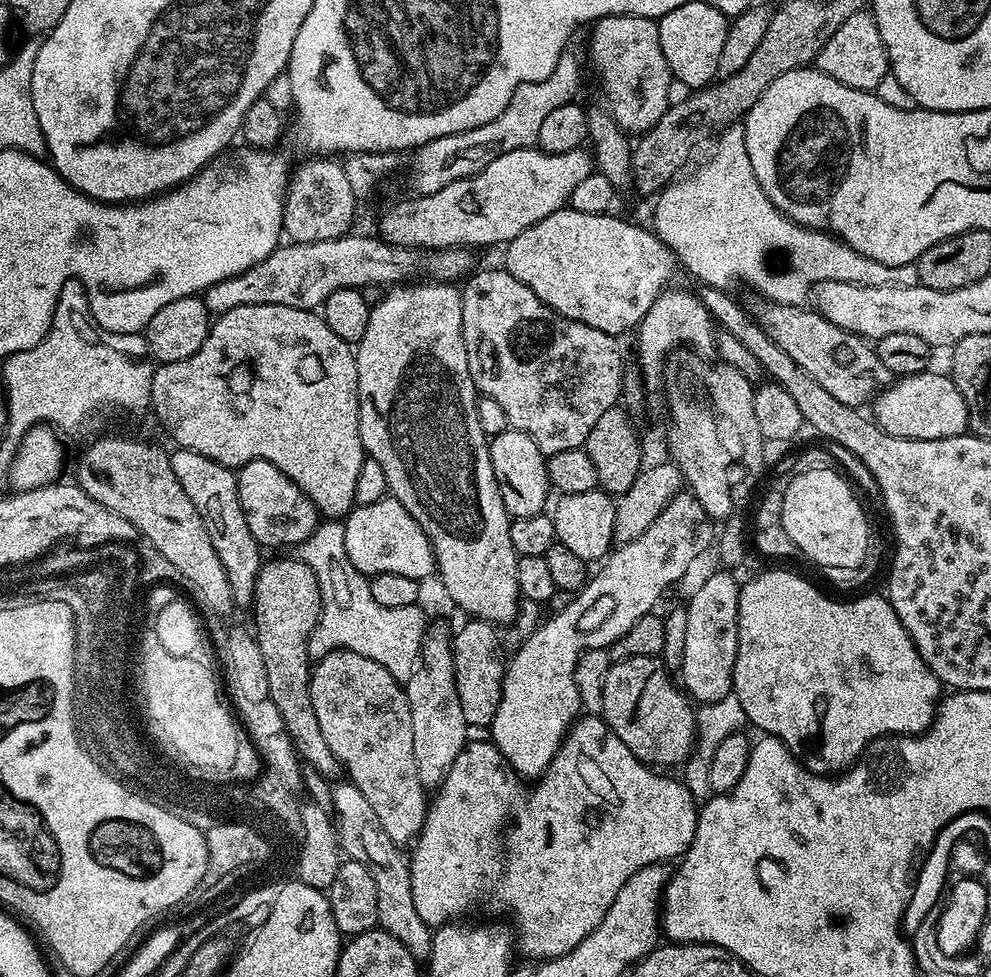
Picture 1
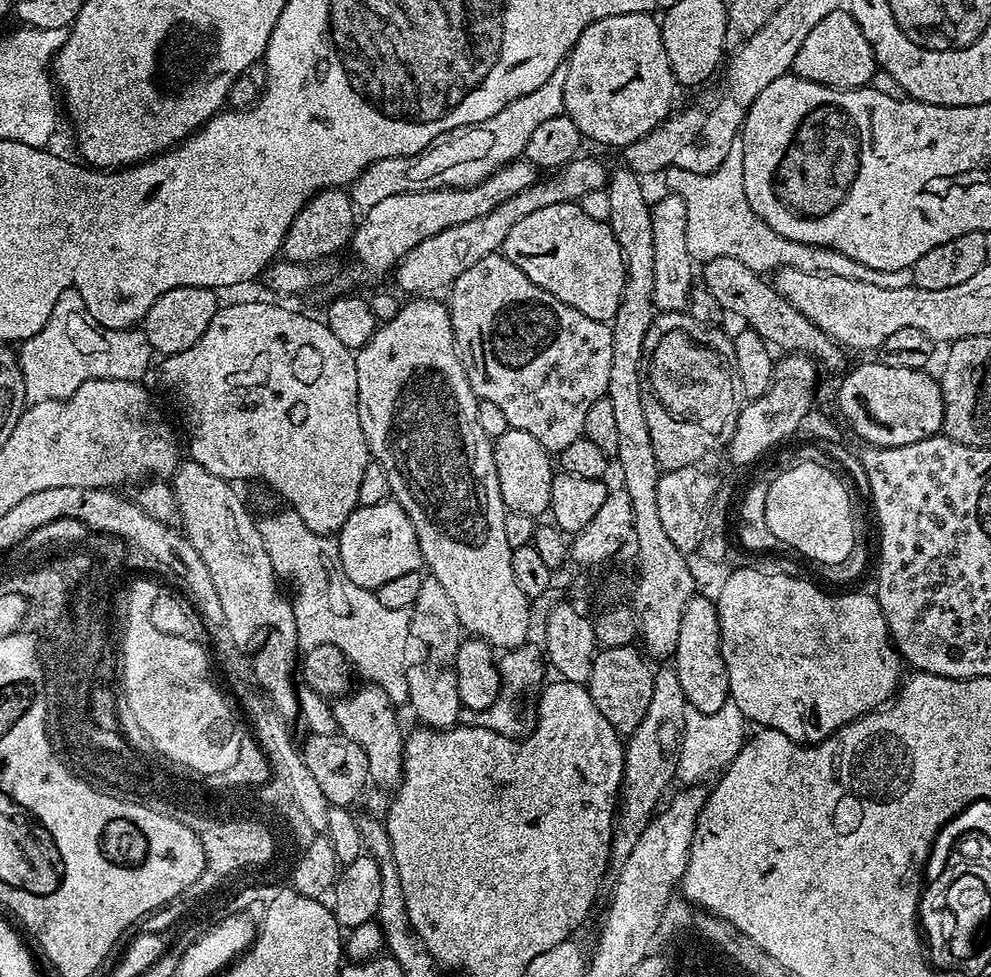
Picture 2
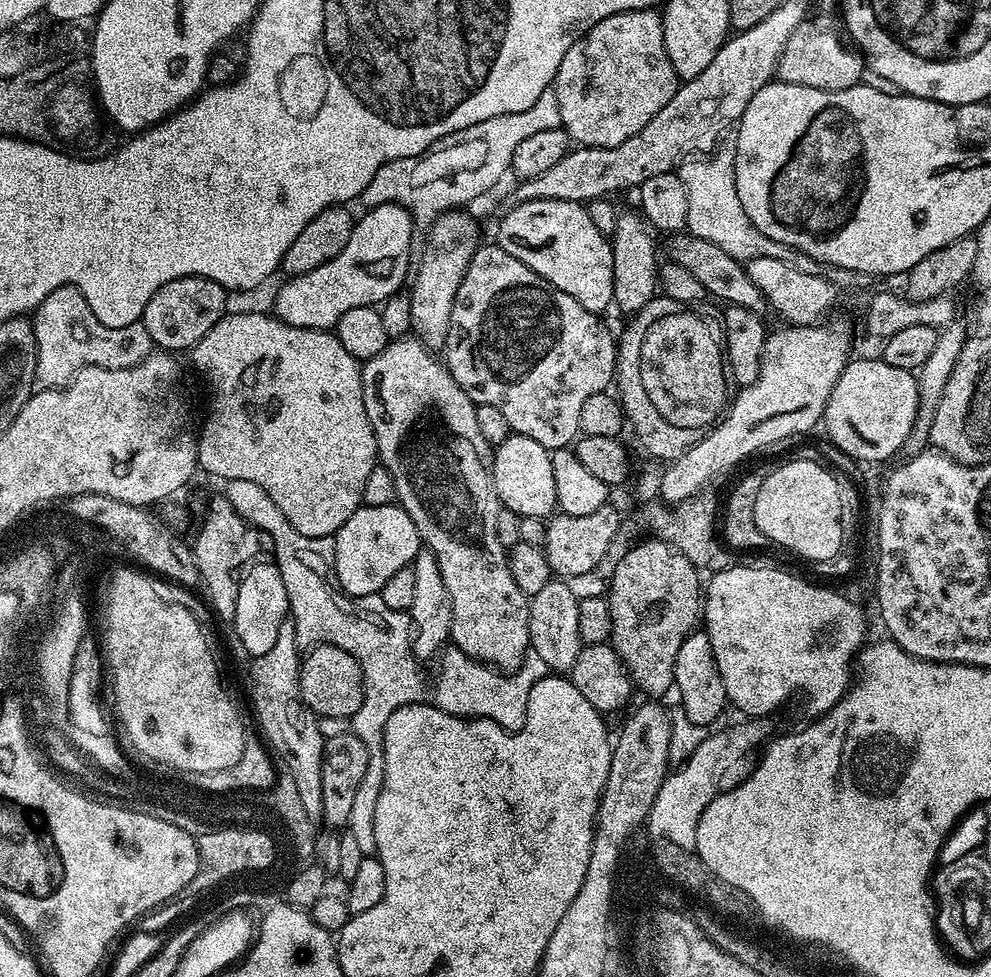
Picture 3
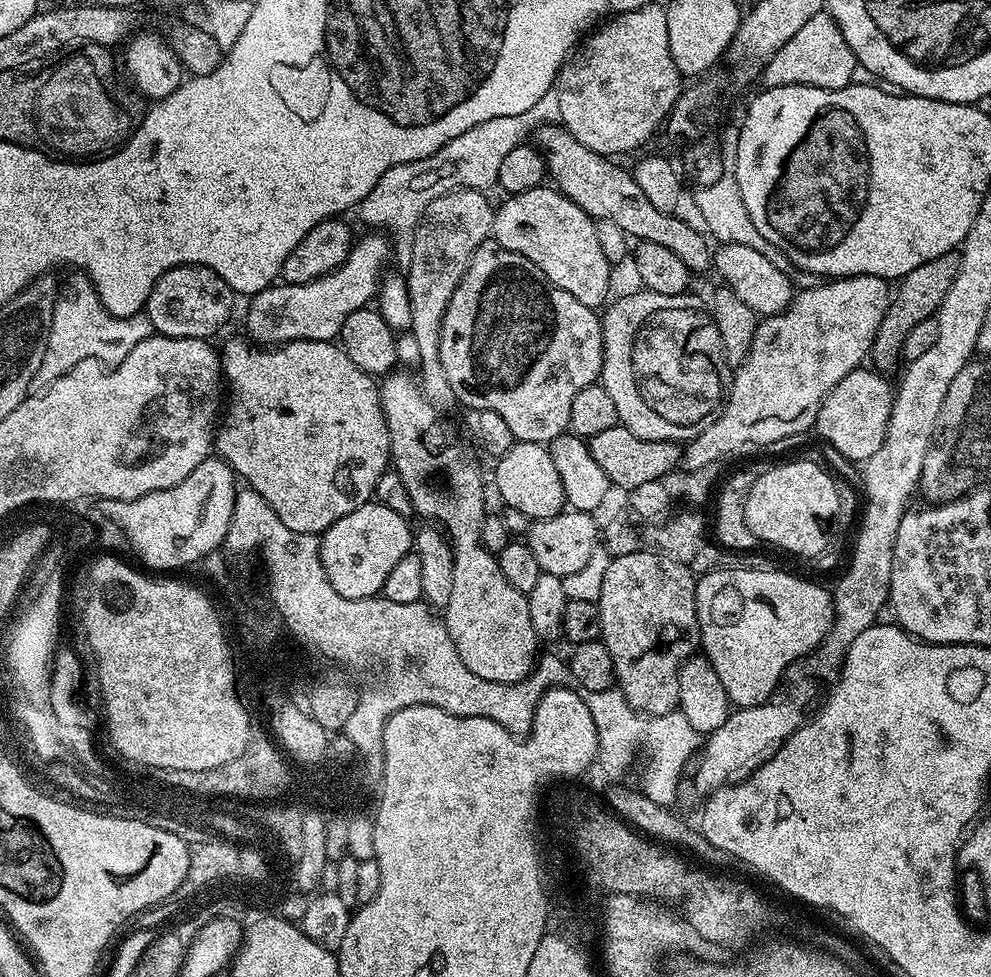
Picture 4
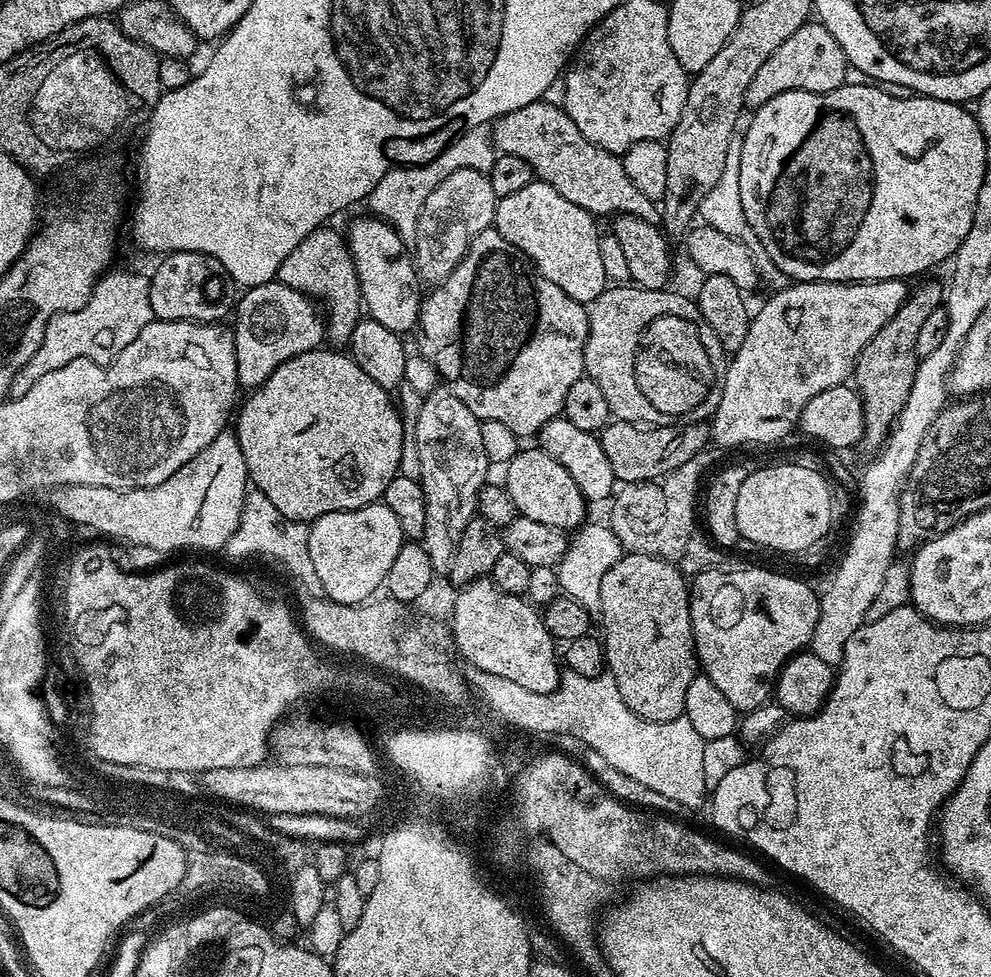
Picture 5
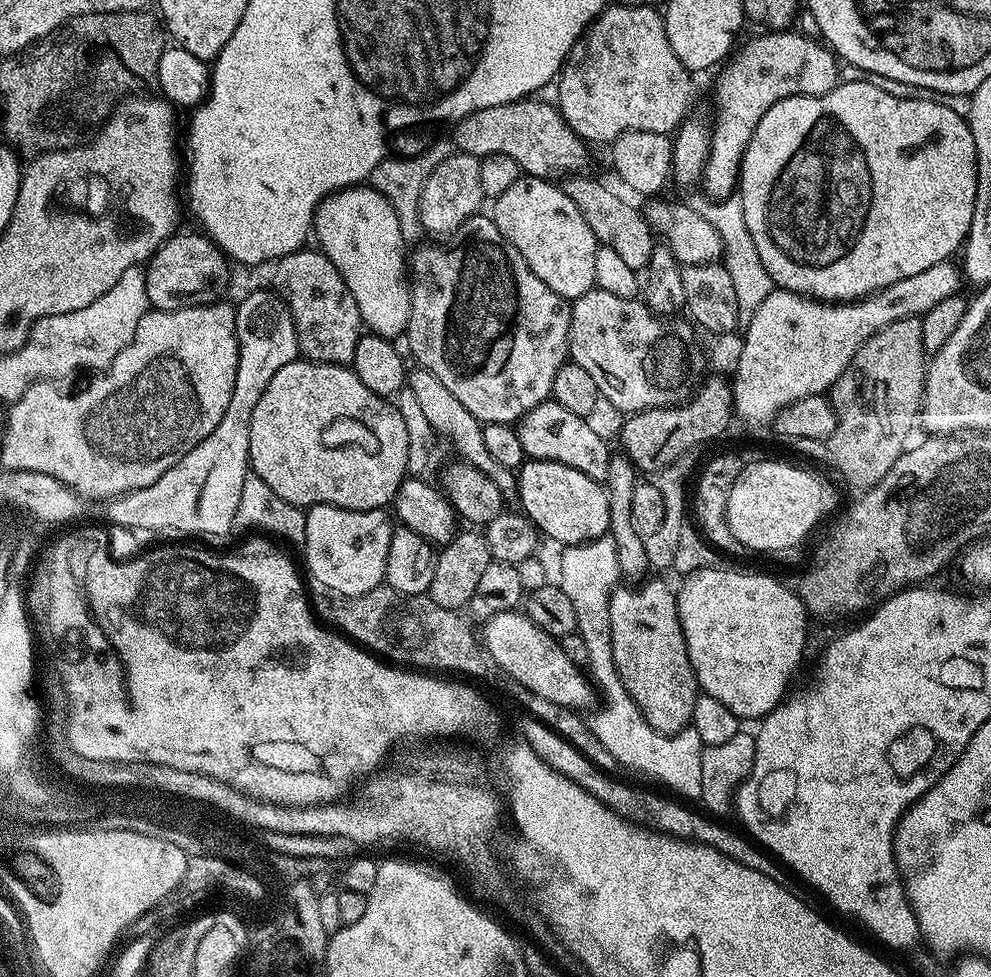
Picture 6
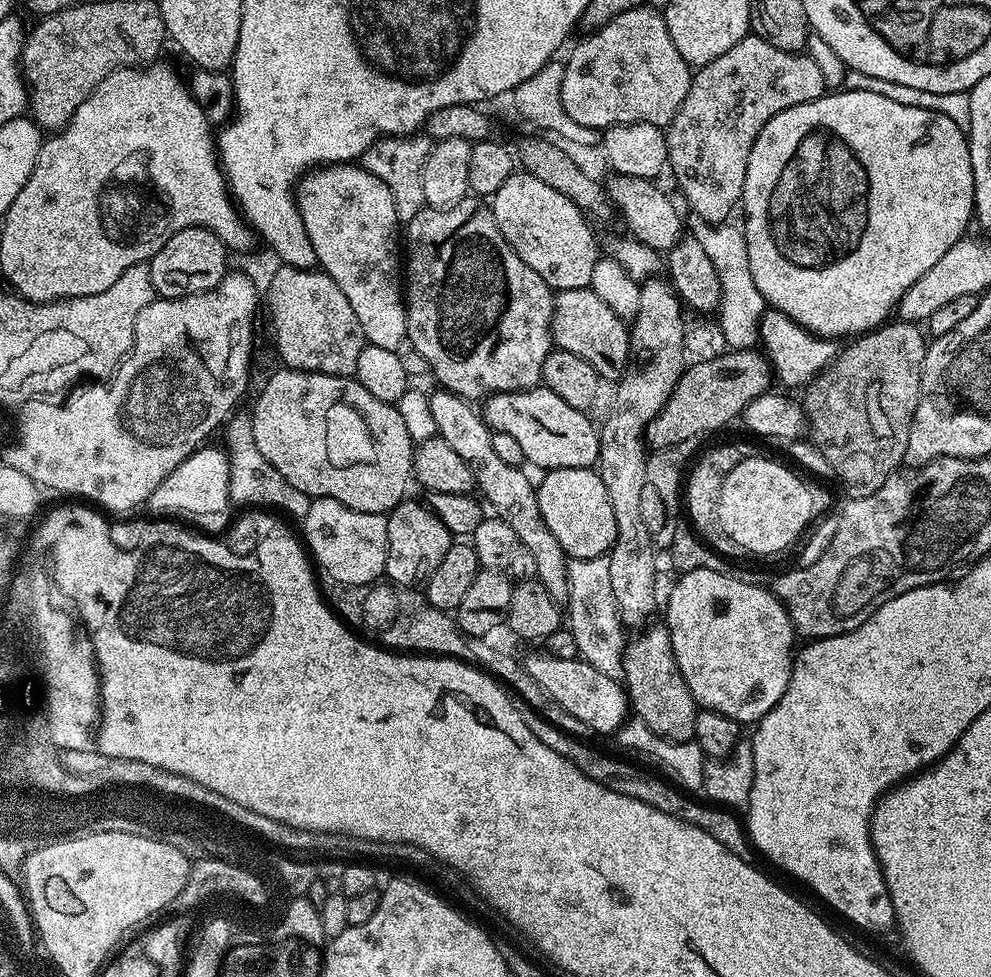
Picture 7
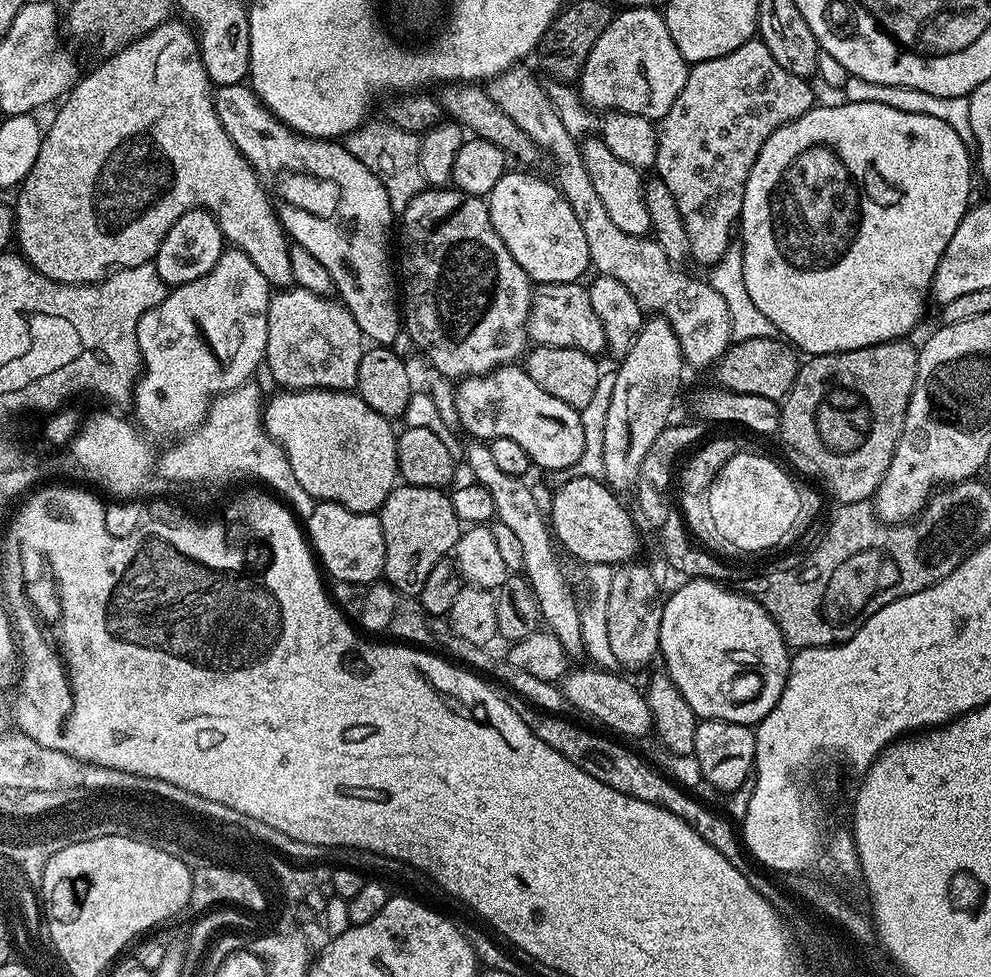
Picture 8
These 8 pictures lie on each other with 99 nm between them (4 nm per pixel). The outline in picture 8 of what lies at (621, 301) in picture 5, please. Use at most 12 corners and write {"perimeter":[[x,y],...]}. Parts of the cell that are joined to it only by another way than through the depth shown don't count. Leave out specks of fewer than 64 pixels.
{"perimeter":[[583,283],[536,284],[533,345],[605,351]]}

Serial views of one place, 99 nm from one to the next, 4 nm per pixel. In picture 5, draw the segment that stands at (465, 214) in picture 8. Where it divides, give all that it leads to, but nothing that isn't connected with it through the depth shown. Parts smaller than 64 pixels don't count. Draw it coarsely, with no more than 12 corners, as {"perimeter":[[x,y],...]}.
{"perimeter":[[495,227],[420,302],[419,355],[535,437],[588,309]]}

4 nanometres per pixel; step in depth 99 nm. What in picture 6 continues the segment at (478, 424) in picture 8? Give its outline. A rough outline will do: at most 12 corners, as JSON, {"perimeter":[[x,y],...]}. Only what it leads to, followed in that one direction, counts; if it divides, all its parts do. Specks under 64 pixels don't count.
{"perimeter":[[551,398],[515,425],[525,457],[608,479],[608,444]]}

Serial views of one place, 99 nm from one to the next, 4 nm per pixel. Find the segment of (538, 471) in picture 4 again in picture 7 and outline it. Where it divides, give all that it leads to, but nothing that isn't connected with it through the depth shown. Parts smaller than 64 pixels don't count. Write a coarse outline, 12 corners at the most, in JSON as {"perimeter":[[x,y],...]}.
{"perimeter":[[554,468],[535,485],[565,555],[595,559],[616,537],[599,471]]}

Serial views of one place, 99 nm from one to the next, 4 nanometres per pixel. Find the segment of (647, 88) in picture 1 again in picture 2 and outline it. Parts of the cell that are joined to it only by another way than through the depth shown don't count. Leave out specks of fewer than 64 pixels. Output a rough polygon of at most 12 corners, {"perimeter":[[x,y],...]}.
{"perimeter":[[653,13],[596,20],[566,57],[563,115],[623,150],[678,85]]}

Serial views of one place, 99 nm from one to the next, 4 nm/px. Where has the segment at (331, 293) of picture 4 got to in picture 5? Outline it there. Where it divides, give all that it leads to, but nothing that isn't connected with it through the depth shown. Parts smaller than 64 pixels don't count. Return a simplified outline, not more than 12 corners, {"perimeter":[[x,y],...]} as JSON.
{"perimeter":[[279,279],[234,309],[236,382],[262,386],[326,340],[317,301]]}

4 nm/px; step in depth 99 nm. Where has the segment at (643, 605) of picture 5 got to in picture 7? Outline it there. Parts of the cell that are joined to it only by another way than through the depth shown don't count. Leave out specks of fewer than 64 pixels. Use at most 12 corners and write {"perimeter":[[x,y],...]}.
{"perimeter":[[663,623],[627,641],[622,683],[654,734],[695,737],[698,705]]}

